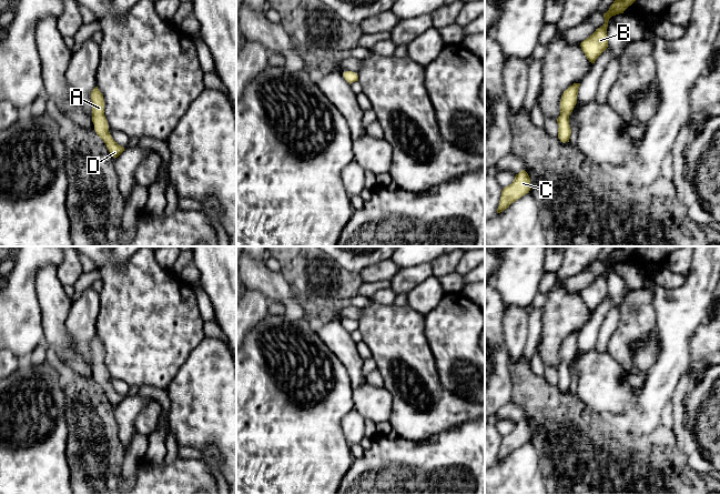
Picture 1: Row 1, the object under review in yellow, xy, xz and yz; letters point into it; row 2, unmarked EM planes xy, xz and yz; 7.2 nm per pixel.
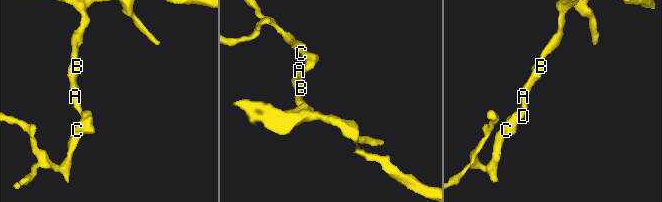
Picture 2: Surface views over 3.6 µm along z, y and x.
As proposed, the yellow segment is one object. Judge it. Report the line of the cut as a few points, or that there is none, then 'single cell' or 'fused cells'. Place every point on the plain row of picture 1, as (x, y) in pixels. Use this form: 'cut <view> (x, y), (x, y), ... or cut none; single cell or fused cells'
cut none; single cell

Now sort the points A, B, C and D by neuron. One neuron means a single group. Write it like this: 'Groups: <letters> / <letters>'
Groups: A B C D

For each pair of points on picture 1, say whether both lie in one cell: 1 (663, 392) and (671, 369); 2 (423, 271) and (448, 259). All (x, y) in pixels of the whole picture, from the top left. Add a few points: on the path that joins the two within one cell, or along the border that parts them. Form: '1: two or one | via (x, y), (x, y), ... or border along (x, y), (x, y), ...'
1: one | via (663, 386), (663, 376), (666, 374)
2: two | border along (431, 263), (433, 274)

